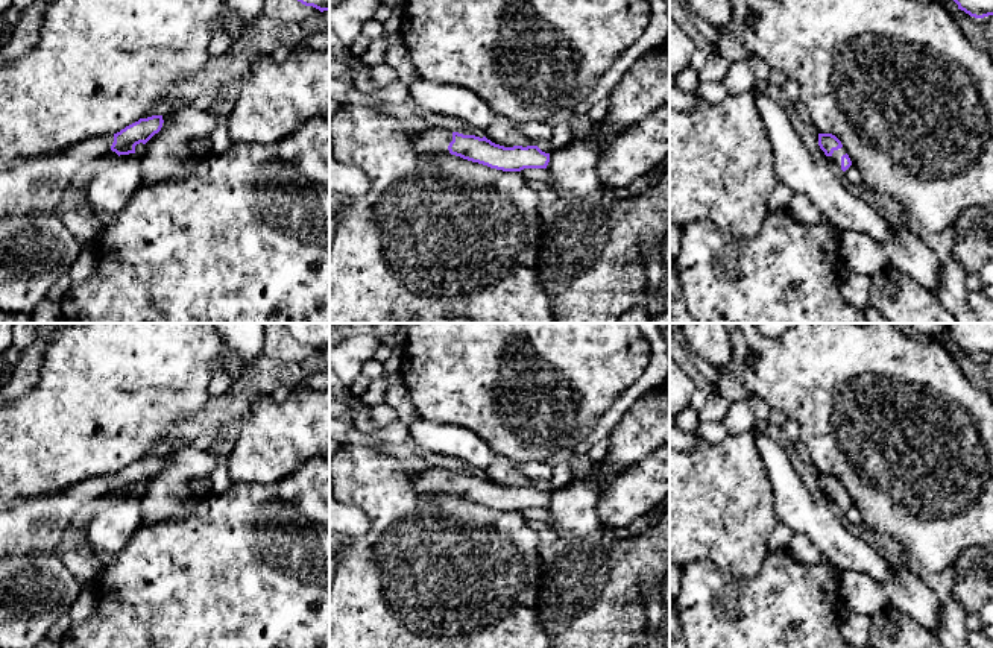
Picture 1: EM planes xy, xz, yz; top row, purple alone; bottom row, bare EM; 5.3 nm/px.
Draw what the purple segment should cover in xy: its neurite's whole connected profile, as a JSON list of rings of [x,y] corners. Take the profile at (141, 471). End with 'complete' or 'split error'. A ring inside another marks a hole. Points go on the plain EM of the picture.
[[[162,455],[140,458],[117,473],[87,478],[55,495],[27,498],[9,504],[0,511],[0,558],[18,554],[53,554],[62,539],[65,528],[85,511],[87,504],[102,495],[115,492],[120,495],[135,493],[135,486],[146,484],[162,467]]] | split error

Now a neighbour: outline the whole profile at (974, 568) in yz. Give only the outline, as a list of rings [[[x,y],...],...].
[[[993,543],[964,548],[954,563],[955,602],[969,613],[993,601]]]

